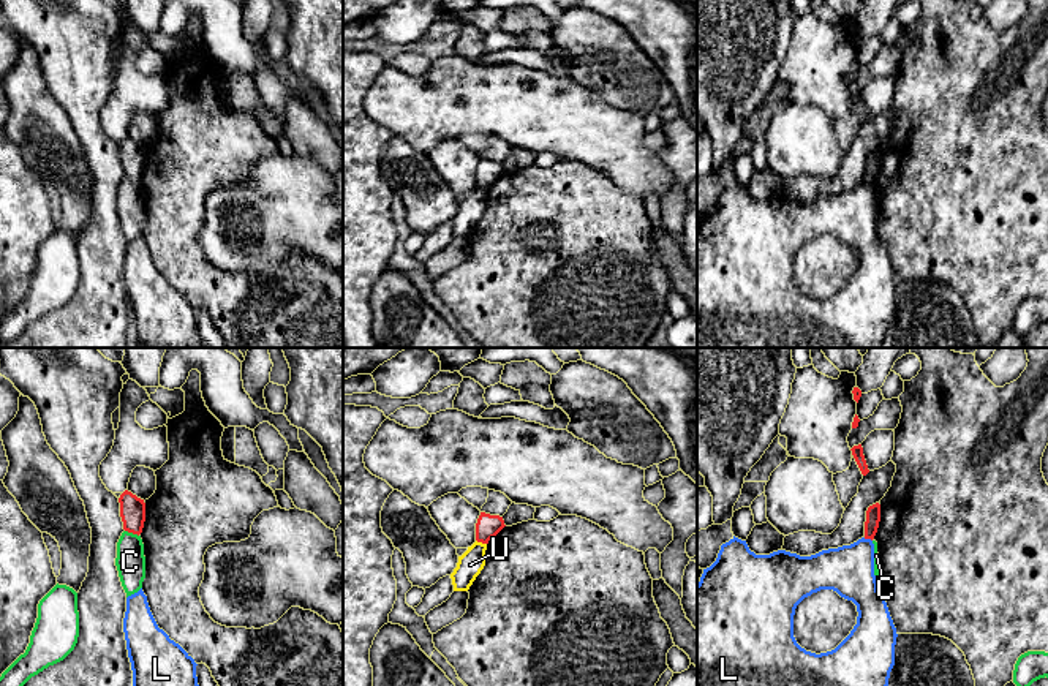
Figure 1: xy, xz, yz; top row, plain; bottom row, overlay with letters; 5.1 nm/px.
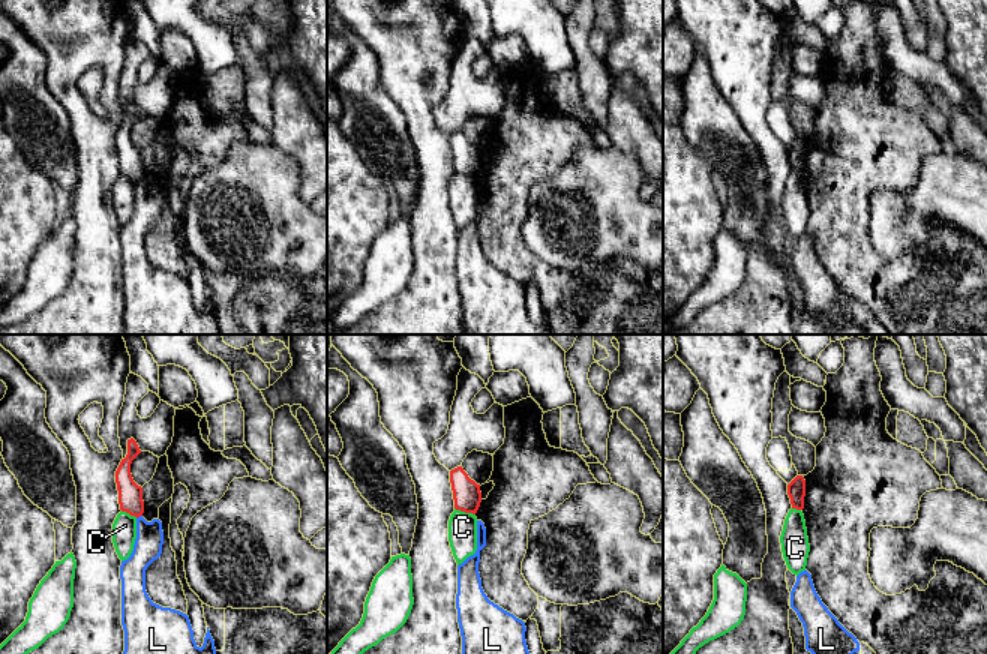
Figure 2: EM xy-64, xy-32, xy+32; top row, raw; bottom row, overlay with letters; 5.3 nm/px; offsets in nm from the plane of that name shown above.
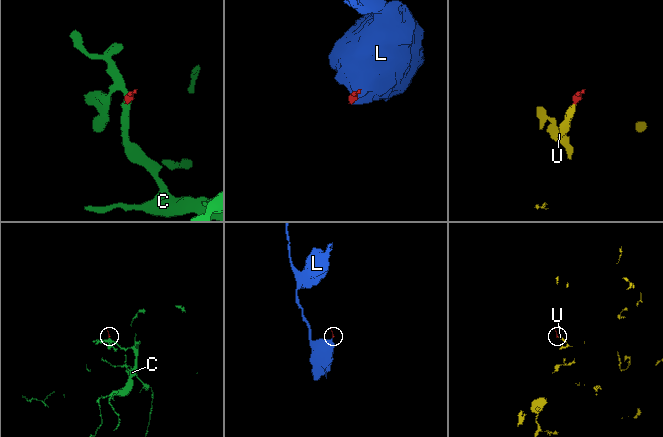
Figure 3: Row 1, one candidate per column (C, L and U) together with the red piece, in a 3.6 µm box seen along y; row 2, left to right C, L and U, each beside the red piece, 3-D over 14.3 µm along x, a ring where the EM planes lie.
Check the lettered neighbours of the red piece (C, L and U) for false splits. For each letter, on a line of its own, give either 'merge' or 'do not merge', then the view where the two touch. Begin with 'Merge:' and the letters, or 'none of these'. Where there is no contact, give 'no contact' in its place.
Merge: C
C: merge | xy
L: do not merge | yz
U: do not merge | xz

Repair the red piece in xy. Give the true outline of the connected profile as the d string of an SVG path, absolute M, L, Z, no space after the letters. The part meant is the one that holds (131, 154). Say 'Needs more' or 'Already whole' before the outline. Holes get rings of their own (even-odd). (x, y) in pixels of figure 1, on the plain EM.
Needs more. M125 136L120 144L123 179L117 188L115 212L126 243L142 234L145 224L145 202L141 179L145 168L145 149Z

